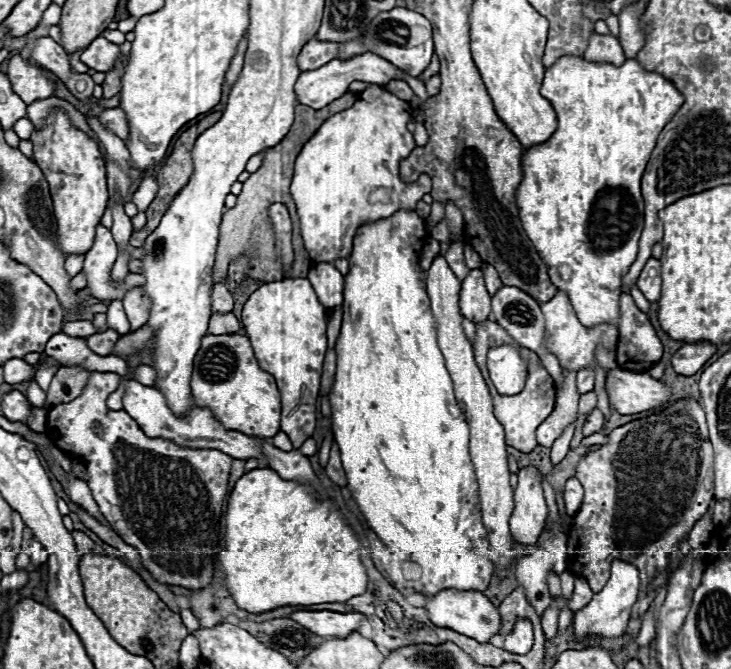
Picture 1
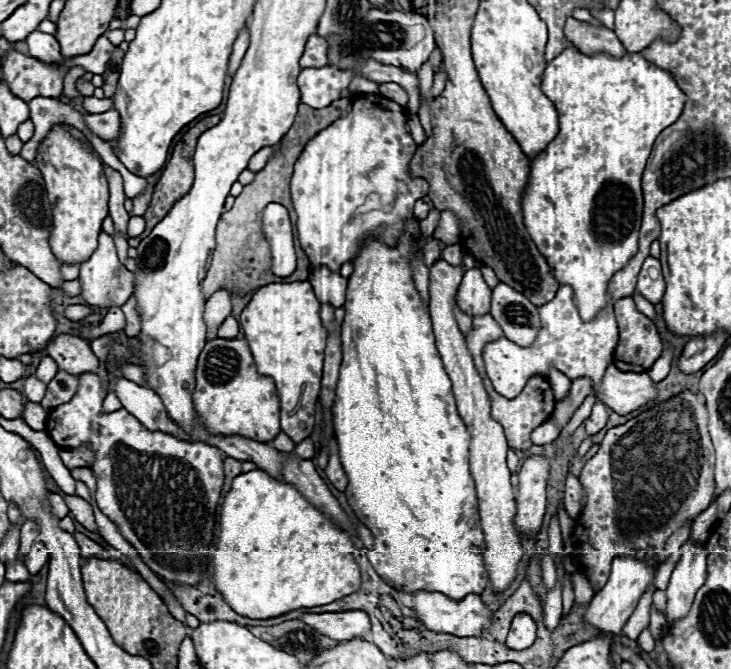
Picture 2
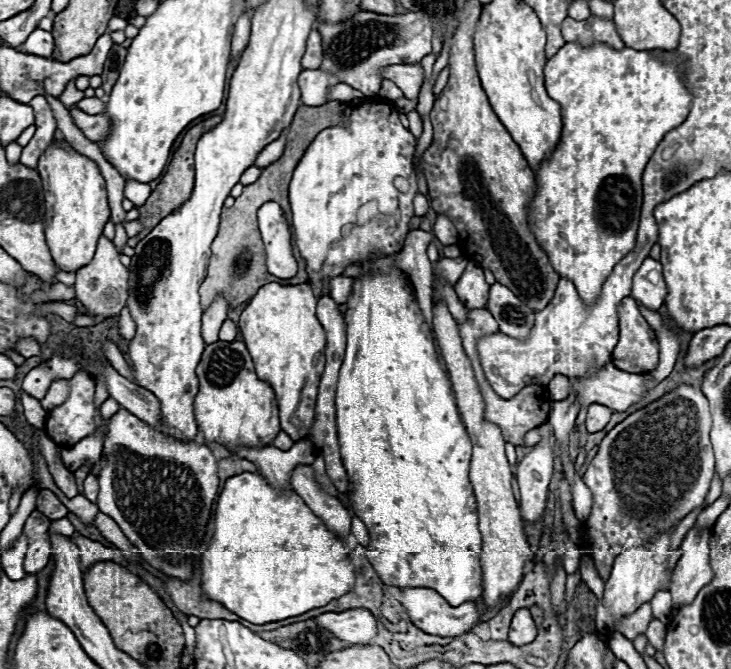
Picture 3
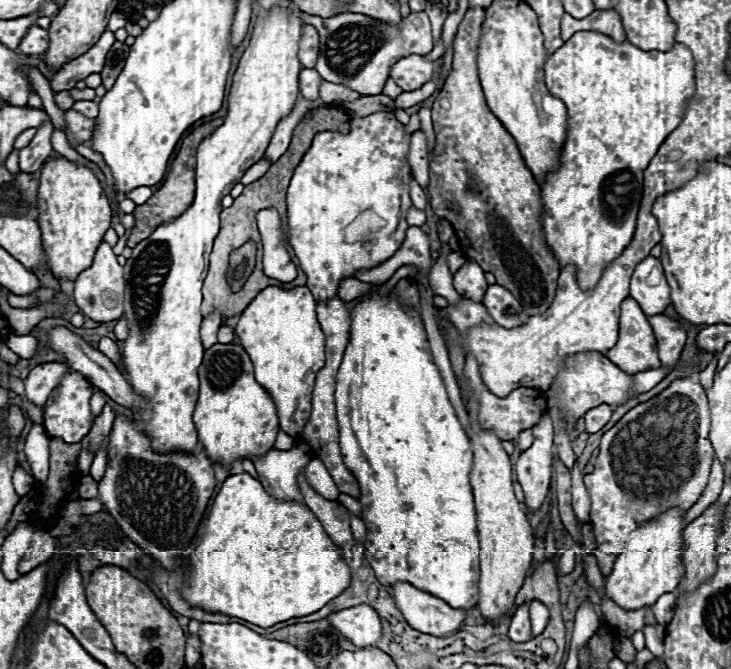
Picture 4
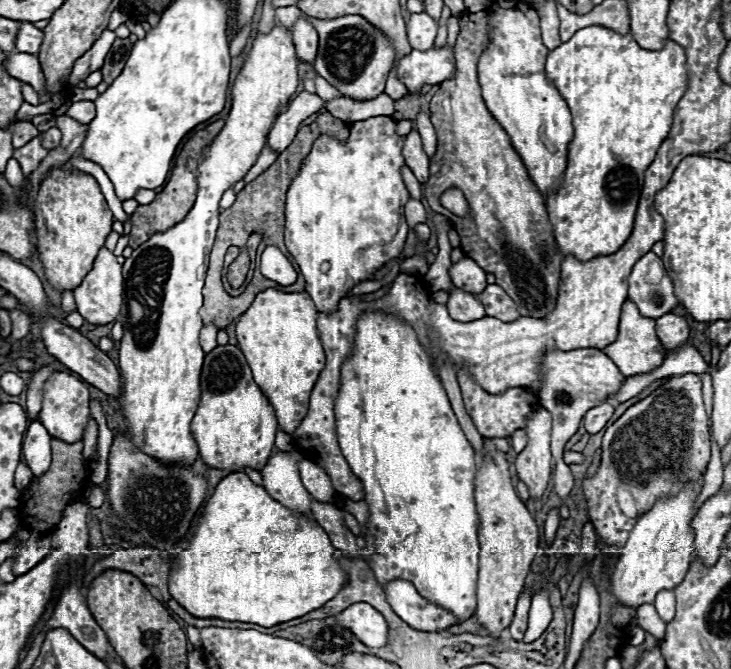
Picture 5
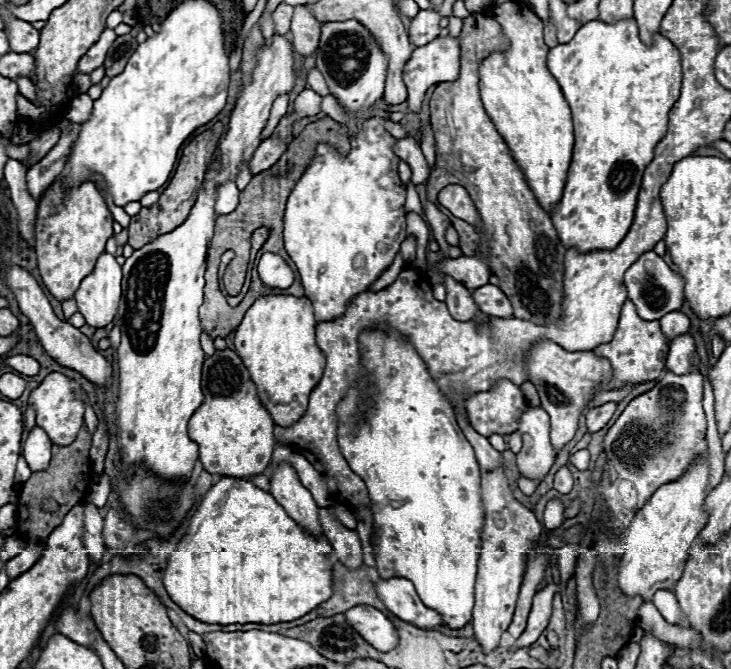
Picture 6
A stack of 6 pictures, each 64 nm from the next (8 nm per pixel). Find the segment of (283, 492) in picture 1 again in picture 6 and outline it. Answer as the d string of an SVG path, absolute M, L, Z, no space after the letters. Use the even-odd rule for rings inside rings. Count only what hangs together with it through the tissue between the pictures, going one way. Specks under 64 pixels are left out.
M220 478L200 500L180 544L170 552L164 586L168 596L190 616L206 624L276 624L290 622L332 596L332 548L306 536L286 510L250 480Z

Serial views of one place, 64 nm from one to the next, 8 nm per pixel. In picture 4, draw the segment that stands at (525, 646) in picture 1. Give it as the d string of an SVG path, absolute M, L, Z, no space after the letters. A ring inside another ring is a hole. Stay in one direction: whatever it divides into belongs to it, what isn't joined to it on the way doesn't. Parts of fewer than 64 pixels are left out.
M520 604L512 616L512 622L510 622L510 630L508 630L508 636L514 640L514 642L526 642L530 636L530 618L528 618L528 604Z

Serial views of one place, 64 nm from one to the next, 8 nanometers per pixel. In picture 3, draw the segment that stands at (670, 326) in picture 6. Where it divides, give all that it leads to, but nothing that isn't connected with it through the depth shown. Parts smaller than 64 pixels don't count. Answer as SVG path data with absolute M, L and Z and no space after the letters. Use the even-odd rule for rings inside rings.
M640 306L640 312L648 320L648 324L654 328L658 344L660 344L660 362L652 374L654 374L656 382L662 382L672 372L672 368L676 364L676 358L680 352L680 340L678 340L678 334L662 322L662 316L658 312L652 312L644 306Z

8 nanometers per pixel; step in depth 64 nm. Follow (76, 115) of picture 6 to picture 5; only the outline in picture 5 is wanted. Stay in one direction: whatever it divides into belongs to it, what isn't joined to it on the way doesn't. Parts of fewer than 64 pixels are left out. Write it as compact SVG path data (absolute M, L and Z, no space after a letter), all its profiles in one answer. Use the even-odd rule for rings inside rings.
M80 100L80 102L72 102L70 108L66 110L66 114L70 118L74 118L76 122L80 124L88 124L92 120L92 116L96 116L96 110L94 110L94 102L90 100Z

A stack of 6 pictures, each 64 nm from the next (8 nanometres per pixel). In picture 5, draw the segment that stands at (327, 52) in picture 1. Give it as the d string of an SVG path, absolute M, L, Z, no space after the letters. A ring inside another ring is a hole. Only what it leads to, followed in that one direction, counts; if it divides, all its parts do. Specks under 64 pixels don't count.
M300 16L292 26L292 38L294 38L298 58L304 60L304 62L314 62L316 52L318 52L318 32L316 32L316 28L306 18Z

